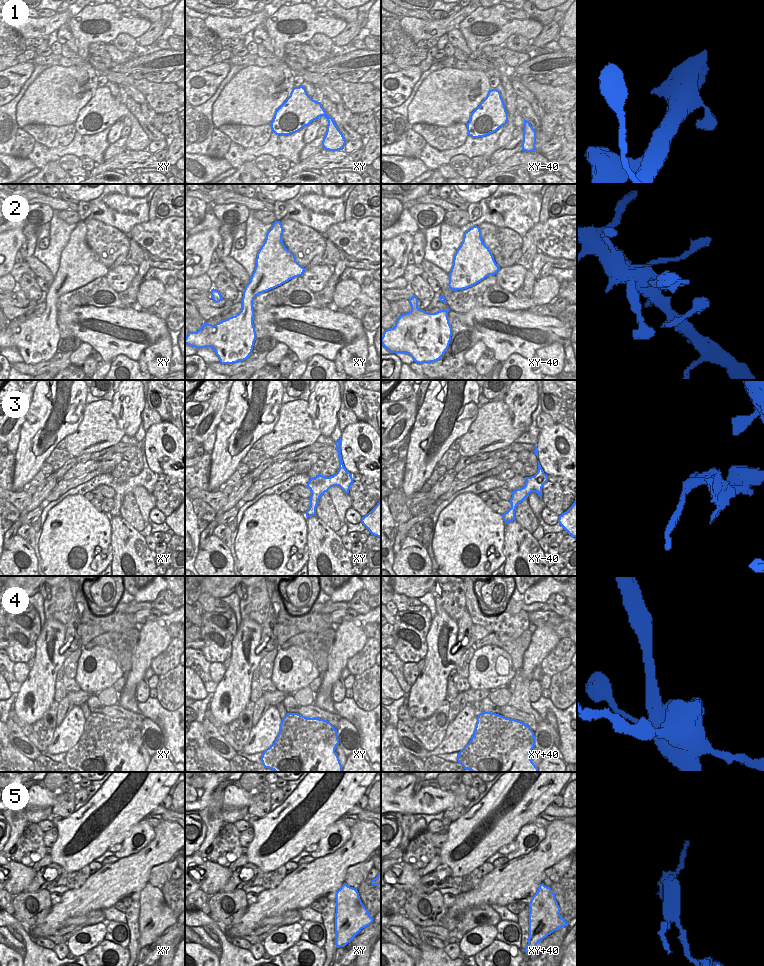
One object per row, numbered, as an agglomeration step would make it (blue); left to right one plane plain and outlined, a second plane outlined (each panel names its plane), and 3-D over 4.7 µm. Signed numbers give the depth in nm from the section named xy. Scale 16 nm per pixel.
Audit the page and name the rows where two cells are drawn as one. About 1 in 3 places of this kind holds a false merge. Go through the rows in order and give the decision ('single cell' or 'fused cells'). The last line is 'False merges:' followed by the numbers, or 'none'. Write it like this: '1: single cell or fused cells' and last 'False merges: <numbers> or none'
1: single cell
2: single cell
3: single cell
4: fused cells
5: fused cells
False merges: 4, 5

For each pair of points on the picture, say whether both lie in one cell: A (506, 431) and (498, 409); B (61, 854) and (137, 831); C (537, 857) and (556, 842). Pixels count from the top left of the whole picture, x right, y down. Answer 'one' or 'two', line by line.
A: one
B: two
C: one

